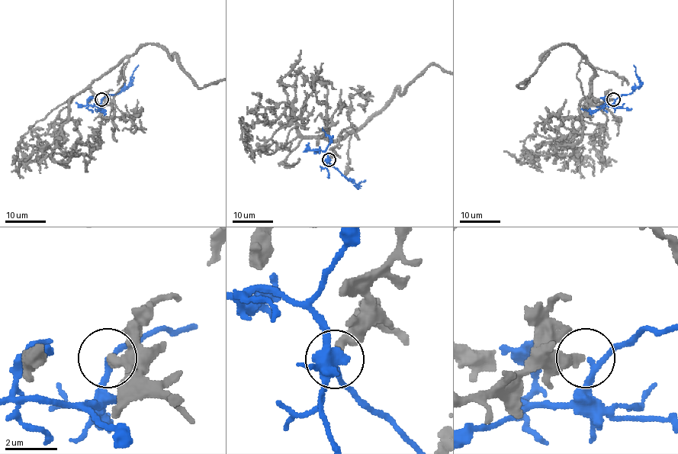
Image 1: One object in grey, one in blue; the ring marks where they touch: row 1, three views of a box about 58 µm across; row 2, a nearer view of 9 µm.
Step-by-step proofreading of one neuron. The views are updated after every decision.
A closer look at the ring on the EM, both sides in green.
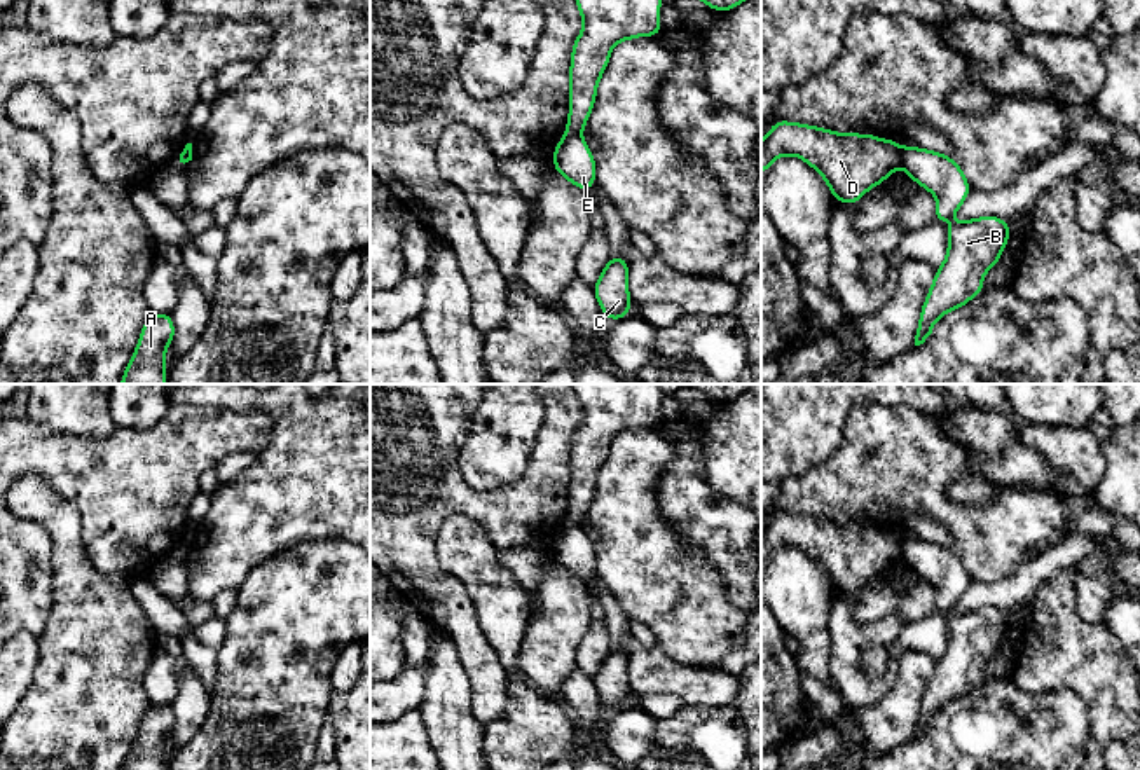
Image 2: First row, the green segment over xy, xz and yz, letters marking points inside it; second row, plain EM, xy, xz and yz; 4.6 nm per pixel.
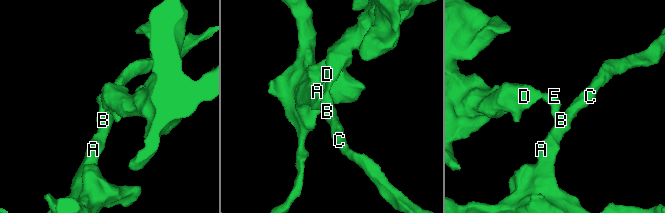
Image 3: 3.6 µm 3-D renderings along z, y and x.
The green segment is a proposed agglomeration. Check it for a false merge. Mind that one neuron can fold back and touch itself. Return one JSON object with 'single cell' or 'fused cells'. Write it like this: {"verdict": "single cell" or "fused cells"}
{"verdict": "fused cells"}

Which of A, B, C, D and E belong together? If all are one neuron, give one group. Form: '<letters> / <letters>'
A B C E / D

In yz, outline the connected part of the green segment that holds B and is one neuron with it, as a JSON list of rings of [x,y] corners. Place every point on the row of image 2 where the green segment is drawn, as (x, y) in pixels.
[[[979,217],[948,225],[948,251],[931,285],[915,335],[915,346],[932,335],[934,323],[983,292],[985,274],[1000,260],[1011,236],[999,217]]]

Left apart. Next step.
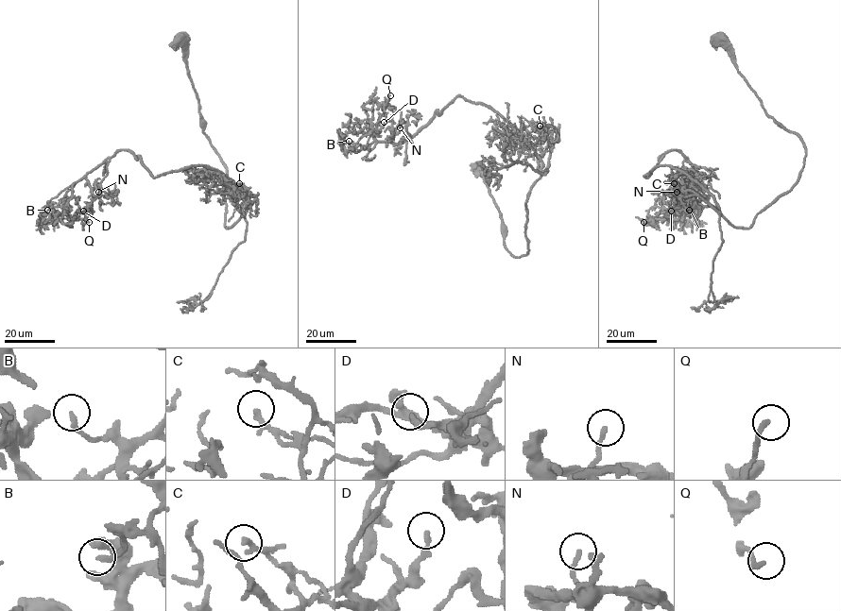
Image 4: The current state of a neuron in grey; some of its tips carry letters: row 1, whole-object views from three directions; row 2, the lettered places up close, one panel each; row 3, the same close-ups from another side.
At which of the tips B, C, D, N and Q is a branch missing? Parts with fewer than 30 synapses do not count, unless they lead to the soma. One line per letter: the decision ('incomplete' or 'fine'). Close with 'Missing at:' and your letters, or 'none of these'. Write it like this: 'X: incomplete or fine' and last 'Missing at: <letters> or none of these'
B: fine
C: fine
D: fine
N: fine
Q: fine
Missing at: none of these

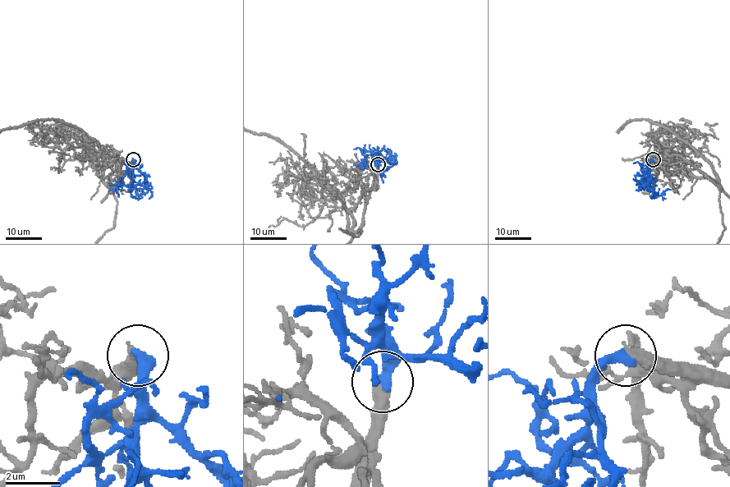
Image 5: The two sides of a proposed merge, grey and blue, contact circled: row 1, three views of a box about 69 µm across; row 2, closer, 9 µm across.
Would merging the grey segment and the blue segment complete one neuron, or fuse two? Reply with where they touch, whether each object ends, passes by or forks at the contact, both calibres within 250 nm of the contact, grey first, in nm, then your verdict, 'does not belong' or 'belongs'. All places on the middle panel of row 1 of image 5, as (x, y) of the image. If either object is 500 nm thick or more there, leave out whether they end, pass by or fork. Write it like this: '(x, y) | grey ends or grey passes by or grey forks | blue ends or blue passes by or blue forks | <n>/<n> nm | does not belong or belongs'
(378, 164) | grey ends | blue ends | 460/440 nm | belongs

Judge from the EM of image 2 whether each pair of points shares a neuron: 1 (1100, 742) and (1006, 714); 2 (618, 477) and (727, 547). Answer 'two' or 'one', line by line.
1: two
2: two

